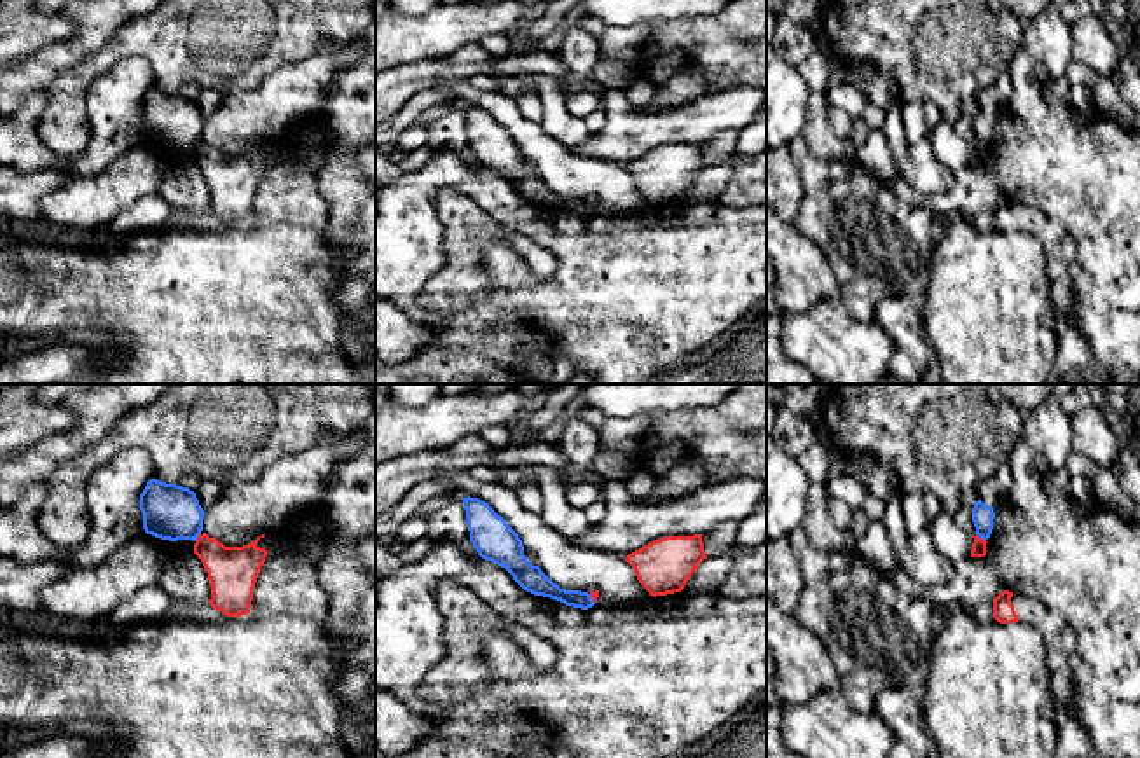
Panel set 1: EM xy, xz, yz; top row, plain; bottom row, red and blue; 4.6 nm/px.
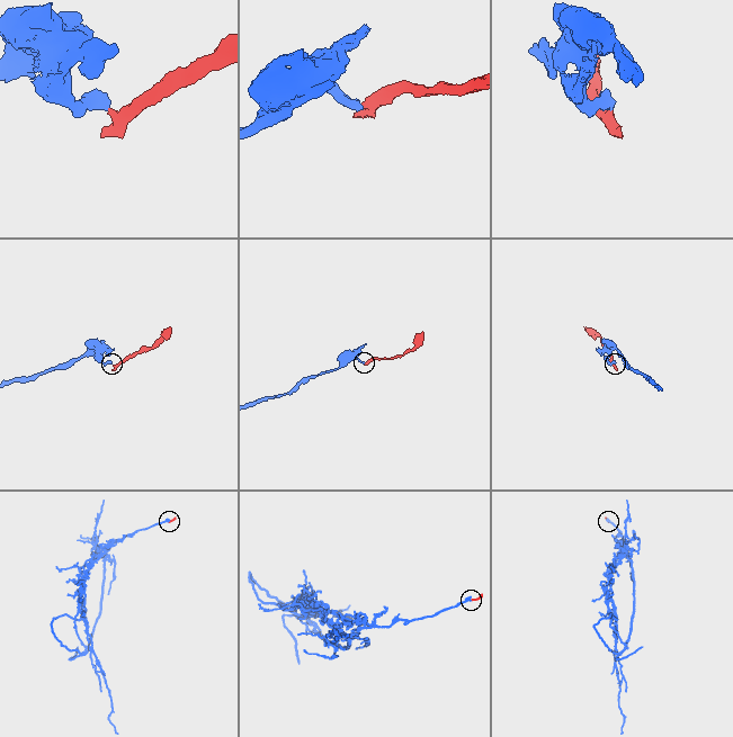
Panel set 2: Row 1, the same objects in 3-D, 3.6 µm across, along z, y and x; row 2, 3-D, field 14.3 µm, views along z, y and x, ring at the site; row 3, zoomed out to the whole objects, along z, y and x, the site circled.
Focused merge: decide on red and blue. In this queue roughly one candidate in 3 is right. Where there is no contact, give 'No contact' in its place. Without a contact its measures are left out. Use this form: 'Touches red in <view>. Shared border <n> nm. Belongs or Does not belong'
Touches red in yz. Shared border 50 nm. Does not belong

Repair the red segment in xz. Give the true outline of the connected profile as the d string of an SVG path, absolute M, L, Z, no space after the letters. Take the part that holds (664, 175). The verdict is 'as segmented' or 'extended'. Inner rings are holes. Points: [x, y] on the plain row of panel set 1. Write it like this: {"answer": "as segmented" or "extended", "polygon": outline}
{"answer": "as segmented", "polygon": "M702 143L665 145L625 166L653 206L681 201L704 168Z"}

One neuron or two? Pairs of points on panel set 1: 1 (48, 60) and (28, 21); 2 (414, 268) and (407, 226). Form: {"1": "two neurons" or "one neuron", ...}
{"1": "two neurons", "2": "one neuron"}

